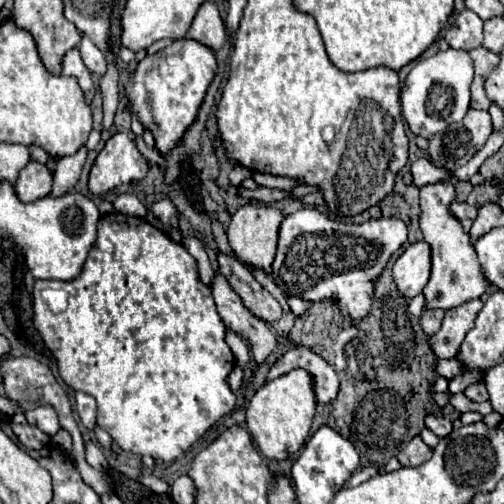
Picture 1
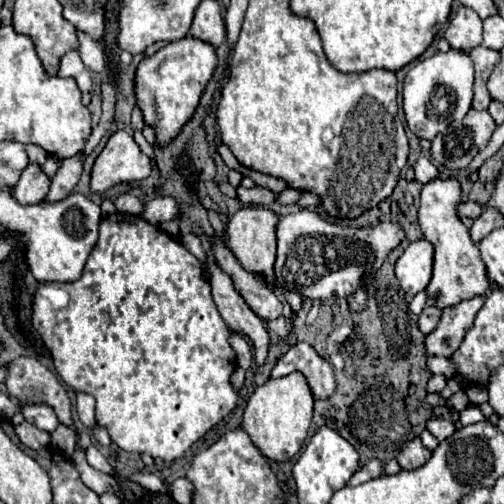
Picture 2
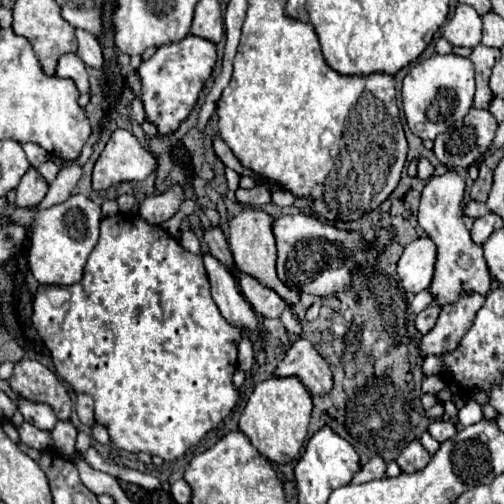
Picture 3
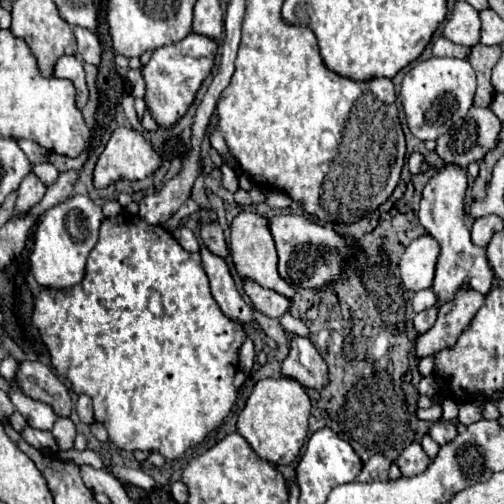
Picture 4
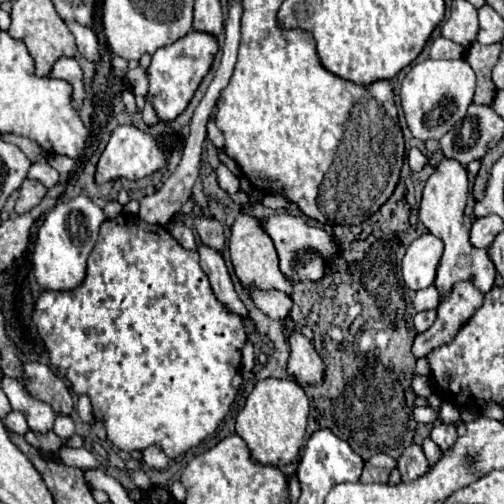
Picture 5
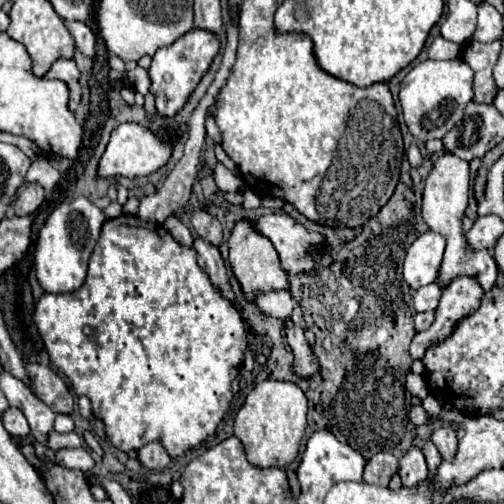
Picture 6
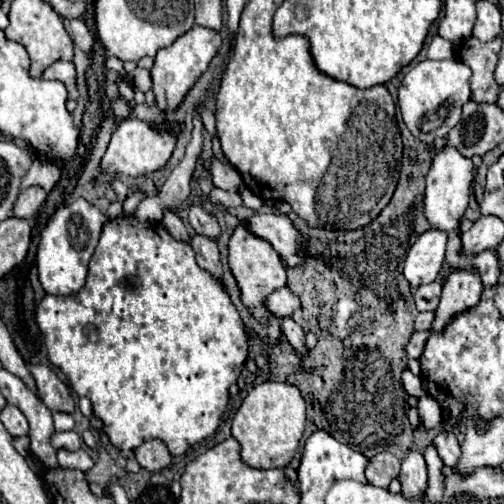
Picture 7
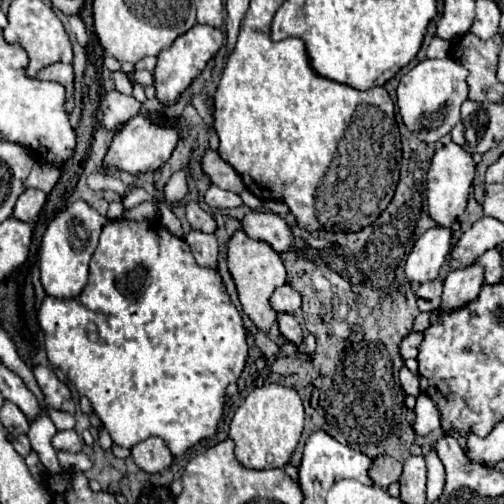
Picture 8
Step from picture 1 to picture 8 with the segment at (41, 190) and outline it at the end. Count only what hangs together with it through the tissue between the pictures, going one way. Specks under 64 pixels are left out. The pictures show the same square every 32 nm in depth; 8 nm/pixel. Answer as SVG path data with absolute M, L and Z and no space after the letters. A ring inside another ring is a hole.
M28 188L16 202L14 206L14 218L20 220L20 222L36 222L38 220L38 214L42 212L46 204L46 194L42 190L36 190L36 188Z

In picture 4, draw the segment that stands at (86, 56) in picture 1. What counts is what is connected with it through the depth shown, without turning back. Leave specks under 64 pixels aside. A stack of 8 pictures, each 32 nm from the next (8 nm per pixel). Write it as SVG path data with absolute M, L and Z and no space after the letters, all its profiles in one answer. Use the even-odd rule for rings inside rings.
M72 26L72 32L74 32L76 42L78 42L80 58L88 64L98 66L100 64L100 44L98 44L96 34L92 30L86 30L86 28L80 28L80 26Z

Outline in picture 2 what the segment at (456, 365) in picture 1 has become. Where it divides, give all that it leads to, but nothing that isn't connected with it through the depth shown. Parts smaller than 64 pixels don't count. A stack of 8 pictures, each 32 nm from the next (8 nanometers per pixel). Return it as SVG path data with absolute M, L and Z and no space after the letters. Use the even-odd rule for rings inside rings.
M432 356L432 358L428 358L426 368L431 374L446 376L446 378L454 376L454 366L452 366L452 362L448 358Z

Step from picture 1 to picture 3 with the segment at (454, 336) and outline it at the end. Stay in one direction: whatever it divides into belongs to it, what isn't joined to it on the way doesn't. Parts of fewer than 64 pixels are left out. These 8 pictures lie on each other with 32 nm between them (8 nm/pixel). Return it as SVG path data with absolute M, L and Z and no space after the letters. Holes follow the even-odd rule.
M472 292L460 296L454 304L442 306L436 326L420 340L420 354L440 356L444 352L454 350L460 338L464 336L464 332L468 332L468 328L472 326L472 320L476 312L482 308L482 304L484 304L484 296Z

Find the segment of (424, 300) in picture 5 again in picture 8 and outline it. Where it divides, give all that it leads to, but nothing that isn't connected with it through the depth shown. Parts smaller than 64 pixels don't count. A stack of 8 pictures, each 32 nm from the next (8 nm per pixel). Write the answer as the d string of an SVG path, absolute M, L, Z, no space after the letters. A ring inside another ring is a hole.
M430 280L430 282L424 282L418 292L416 292L416 298L418 298L418 308L422 312L430 312L430 310L436 310L440 306L440 300L442 300L442 280Z

